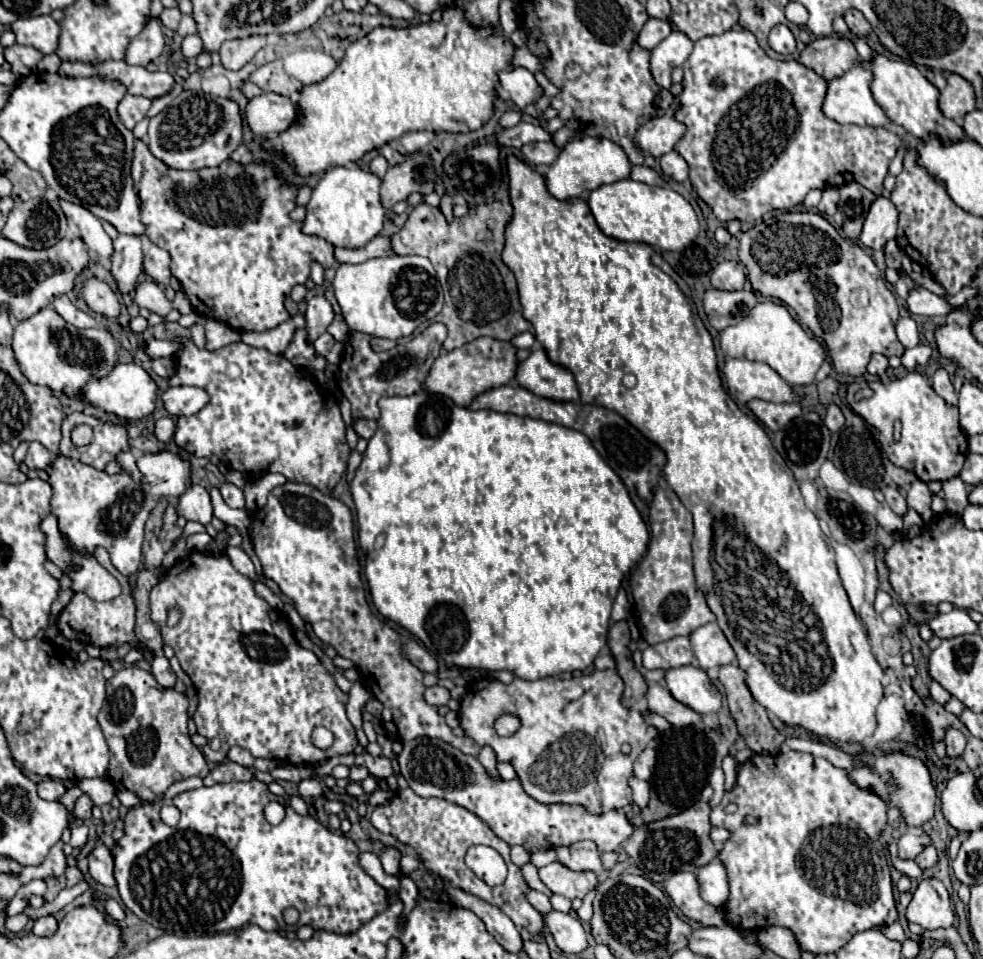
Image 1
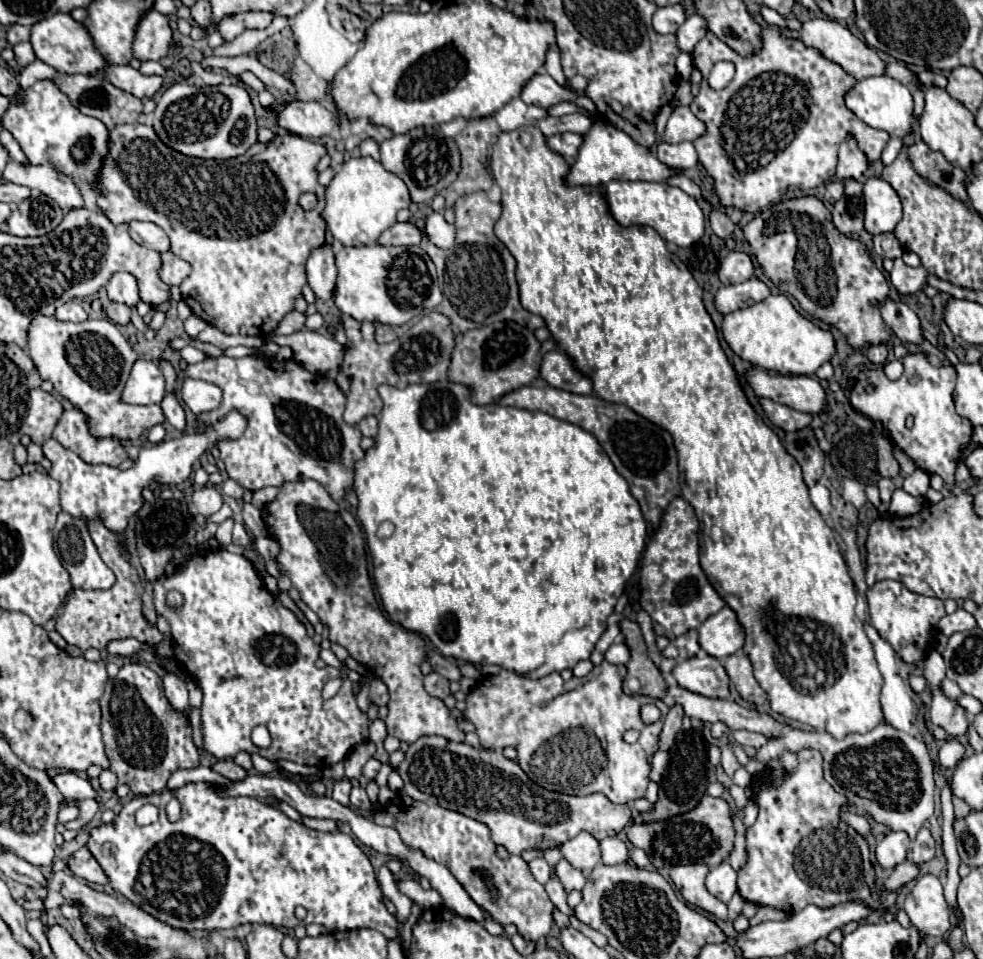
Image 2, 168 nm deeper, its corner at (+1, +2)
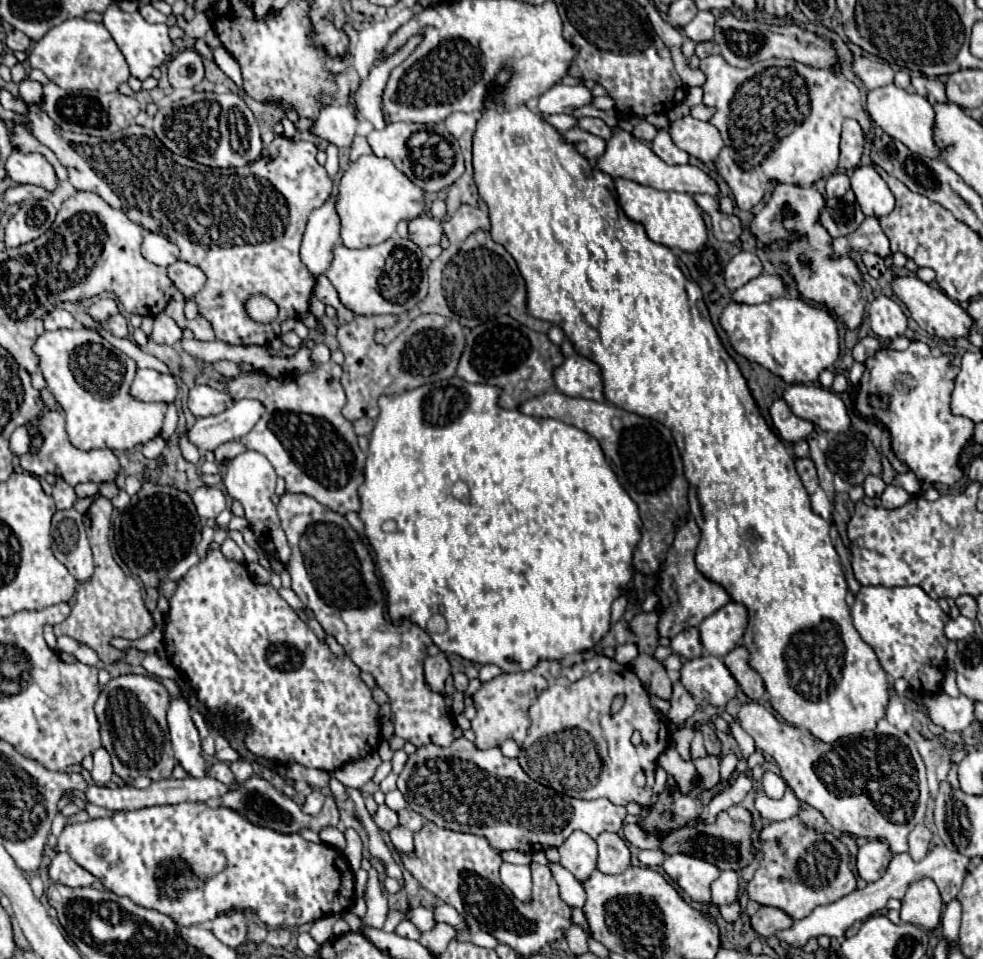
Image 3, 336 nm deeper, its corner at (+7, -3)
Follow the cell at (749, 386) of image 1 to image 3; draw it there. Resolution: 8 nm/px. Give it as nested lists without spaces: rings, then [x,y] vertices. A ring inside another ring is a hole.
[[[791,385],[783,393],[783,399],[797,417],[815,423],[823,431],[845,433],[851,429],[851,417],[845,403],[837,393],[831,393],[829,389]]]

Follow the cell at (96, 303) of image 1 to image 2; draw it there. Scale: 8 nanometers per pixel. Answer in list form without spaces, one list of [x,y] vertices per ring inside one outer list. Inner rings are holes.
[[[111,302],[105,312],[107,312],[109,320],[117,322],[117,324],[127,324],[129,316],[131,316],[131,308],[123,306],[123,304],[117,304],[117,302]]]

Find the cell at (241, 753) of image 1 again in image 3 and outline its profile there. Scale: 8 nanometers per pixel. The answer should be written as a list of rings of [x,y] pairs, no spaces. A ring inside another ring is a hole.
[[[235,761],[235,763],[231,763],[231,771],[235,775],[235,781],[239,781],[239,783],[249,779],[253,775],[253,769],[251,769],[251,765],[247,761]]]

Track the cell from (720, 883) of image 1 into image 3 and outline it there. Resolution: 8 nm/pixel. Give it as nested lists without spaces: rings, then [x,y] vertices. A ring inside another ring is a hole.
[[[721,871],[721,875],[711,883],[711,893],[715,905],[733,905],[739,895],[739,873]]]

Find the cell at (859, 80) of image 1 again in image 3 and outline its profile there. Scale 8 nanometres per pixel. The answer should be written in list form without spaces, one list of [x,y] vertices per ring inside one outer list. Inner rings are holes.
[[[885,85],[885,87],[869,91],[867,111],[871,113],[875,125],[879,125],[893,139],[901,141],[913,153],[925,155],[929,159],[943,157],[943,149],[935,143],[935,109],[925,97],[921,97],[917,93],[909,95],[907,91],[903,91],[895,85]]]

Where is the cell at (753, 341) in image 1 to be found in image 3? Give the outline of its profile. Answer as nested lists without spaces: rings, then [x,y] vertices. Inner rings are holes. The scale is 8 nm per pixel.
[[[779,297],[761,305],[731,301],[721,313],[721,327],[739,355],[763,365],[789,385],[817,383],[821,371],[839,359],[839,333],[833,315],[801,299]]]

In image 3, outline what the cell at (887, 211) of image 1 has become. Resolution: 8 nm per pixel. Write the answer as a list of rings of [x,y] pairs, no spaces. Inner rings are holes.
[[[859,165],[851,173],[851,189],[865,215],[885,217],[895,207],[895,197],[873,165]]]

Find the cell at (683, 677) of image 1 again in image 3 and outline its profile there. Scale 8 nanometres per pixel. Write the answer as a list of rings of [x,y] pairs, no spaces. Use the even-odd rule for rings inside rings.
[[[703,655],[687,661],[681,669],[681,681],[697,701],[707,701],[719,709],[725,707],[739,689],[723,659],[715,655]]]

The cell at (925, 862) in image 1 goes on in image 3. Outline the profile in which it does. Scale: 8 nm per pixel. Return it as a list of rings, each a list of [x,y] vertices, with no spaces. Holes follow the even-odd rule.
[[[917,825],[909,833],[909,855],[915,861],[921,861],[929,851],[929,843],[931,843],[931,831],[925,825]]]

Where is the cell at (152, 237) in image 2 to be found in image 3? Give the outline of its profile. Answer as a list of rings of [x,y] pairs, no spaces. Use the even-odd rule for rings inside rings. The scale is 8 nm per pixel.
[[[145,233],[145,239],[141,243],[141,253],[145,255],[147,261],[159,267],[169,267],[179,259],[179,247],[171,243],[167,237],[157,233]]]

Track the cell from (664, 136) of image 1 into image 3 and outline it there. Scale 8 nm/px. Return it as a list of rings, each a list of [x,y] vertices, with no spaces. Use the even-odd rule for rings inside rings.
[[[691,115],[683,117],[681,121],[673,121],[669,127],[669,133],[677,147],[681,147],[683,151],[687,151],[689,155],[697,157],[703,163],[715,161],[723,147],[719,129]]]

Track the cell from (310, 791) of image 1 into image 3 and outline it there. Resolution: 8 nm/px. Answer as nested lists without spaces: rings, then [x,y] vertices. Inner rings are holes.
[[[313,789],[313,791],[307,795],[305,803],[303,803],[303,811],[305,811],[305,813],[309,813],[309,815],[315,815],[315,813],[319,813],[319,811],[321,811],[323,801],[325,801],[325,795],[323,795],[321,791]]]

